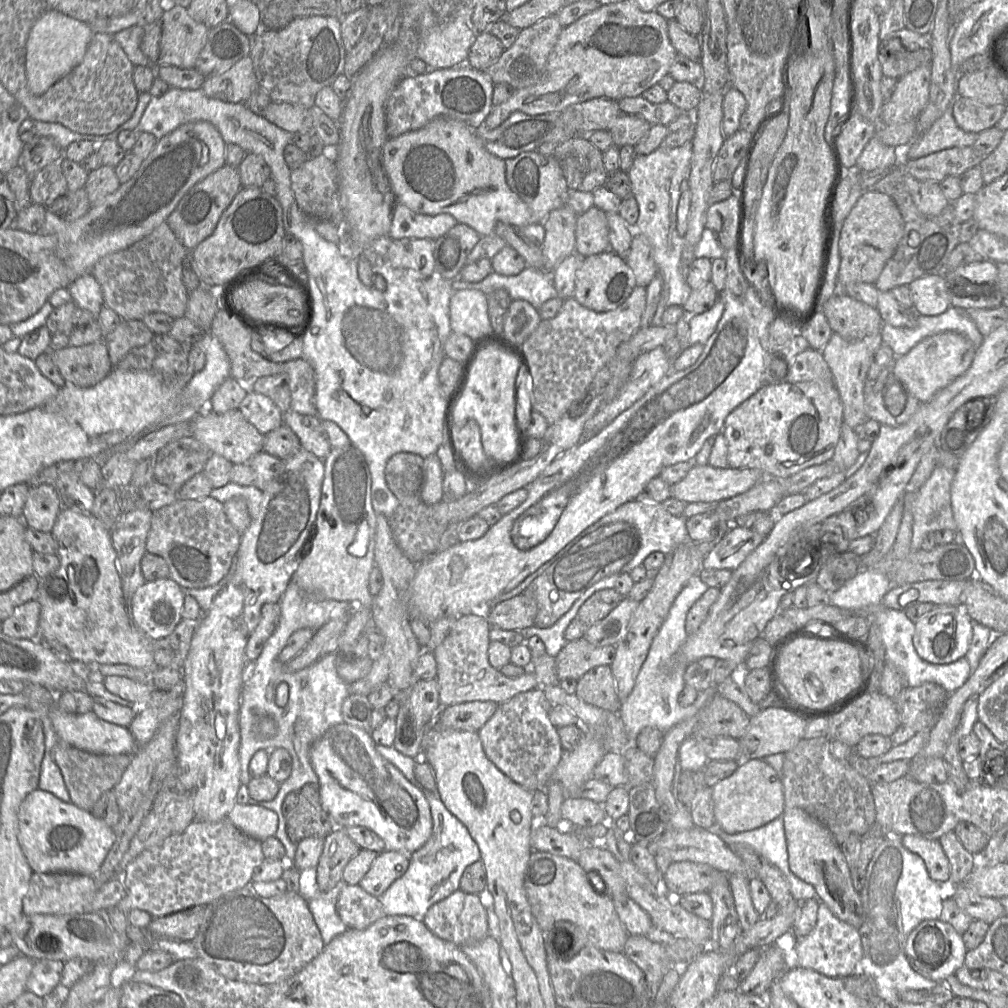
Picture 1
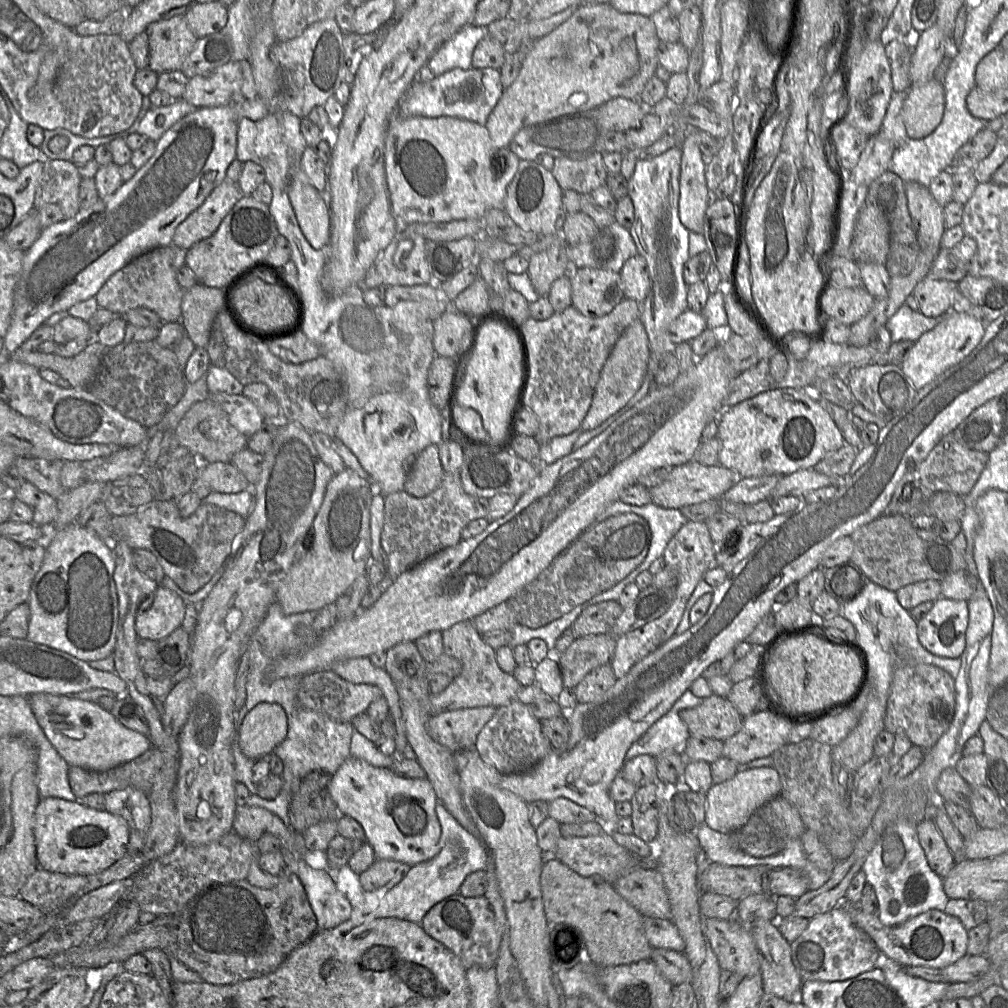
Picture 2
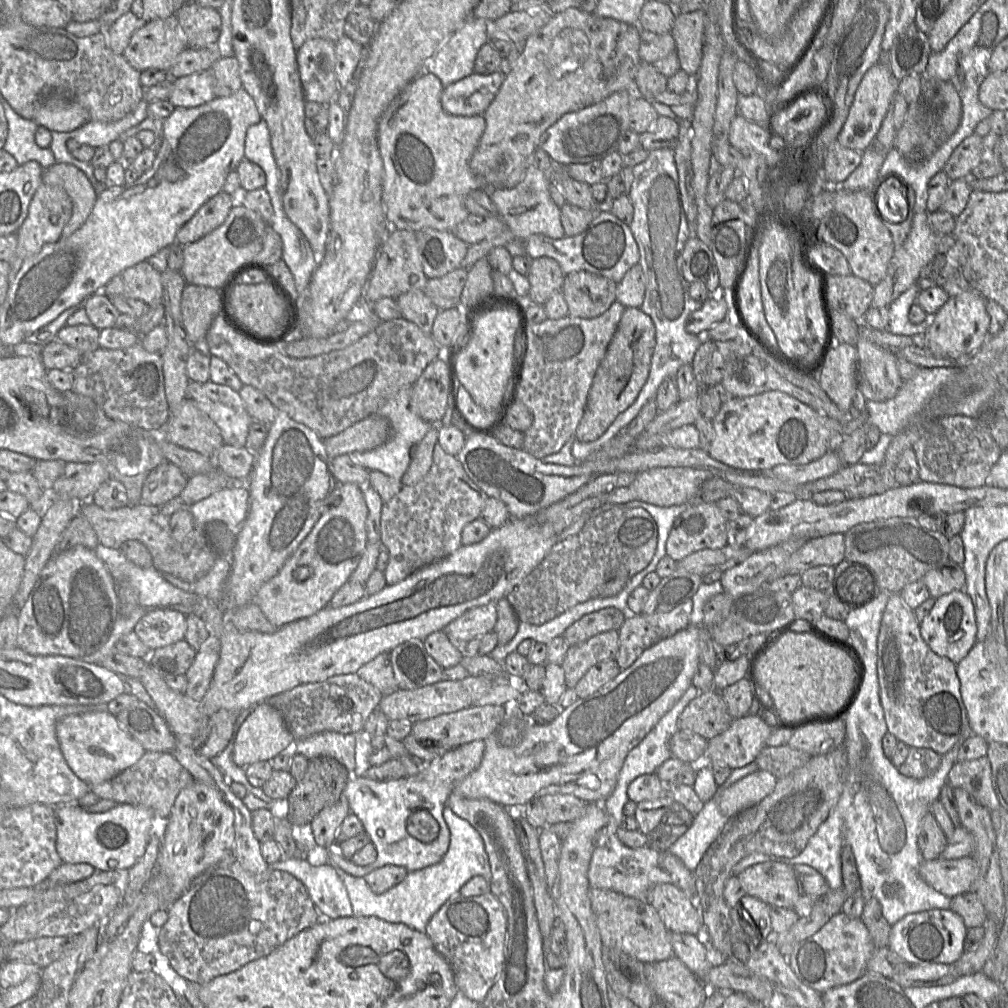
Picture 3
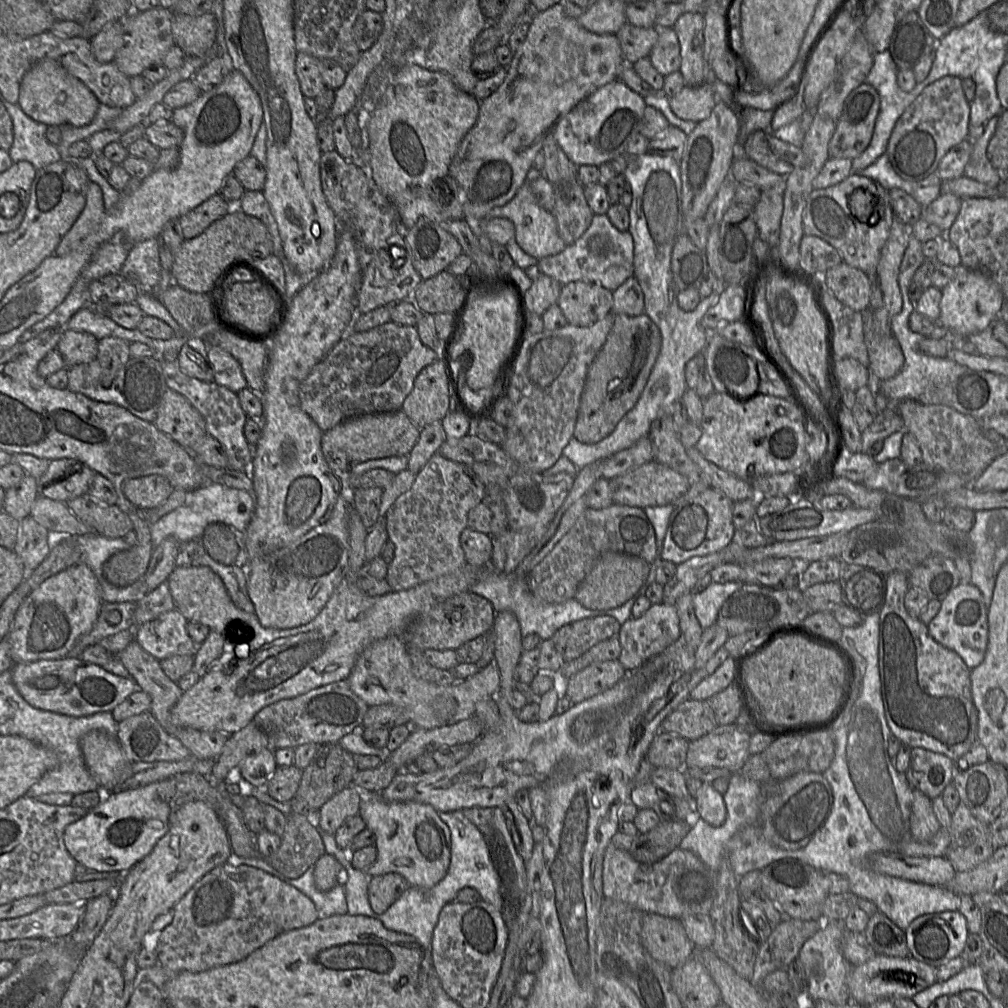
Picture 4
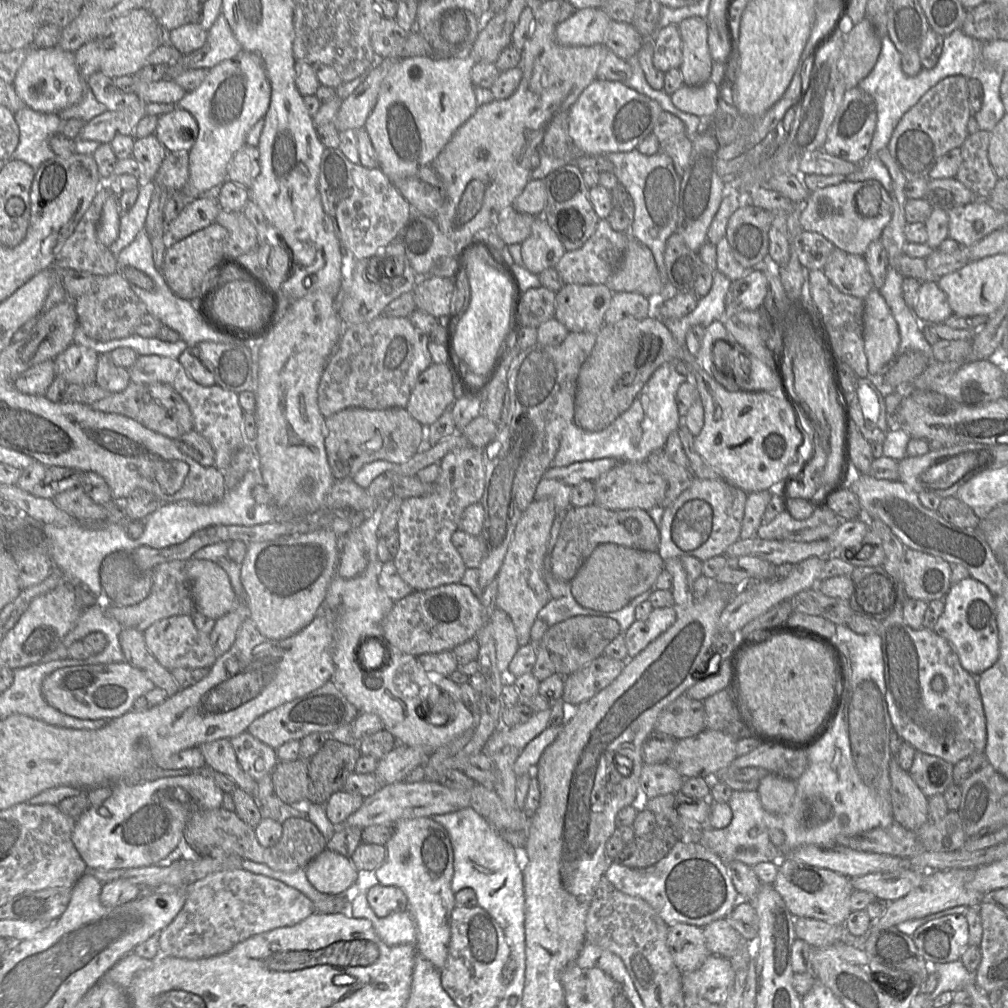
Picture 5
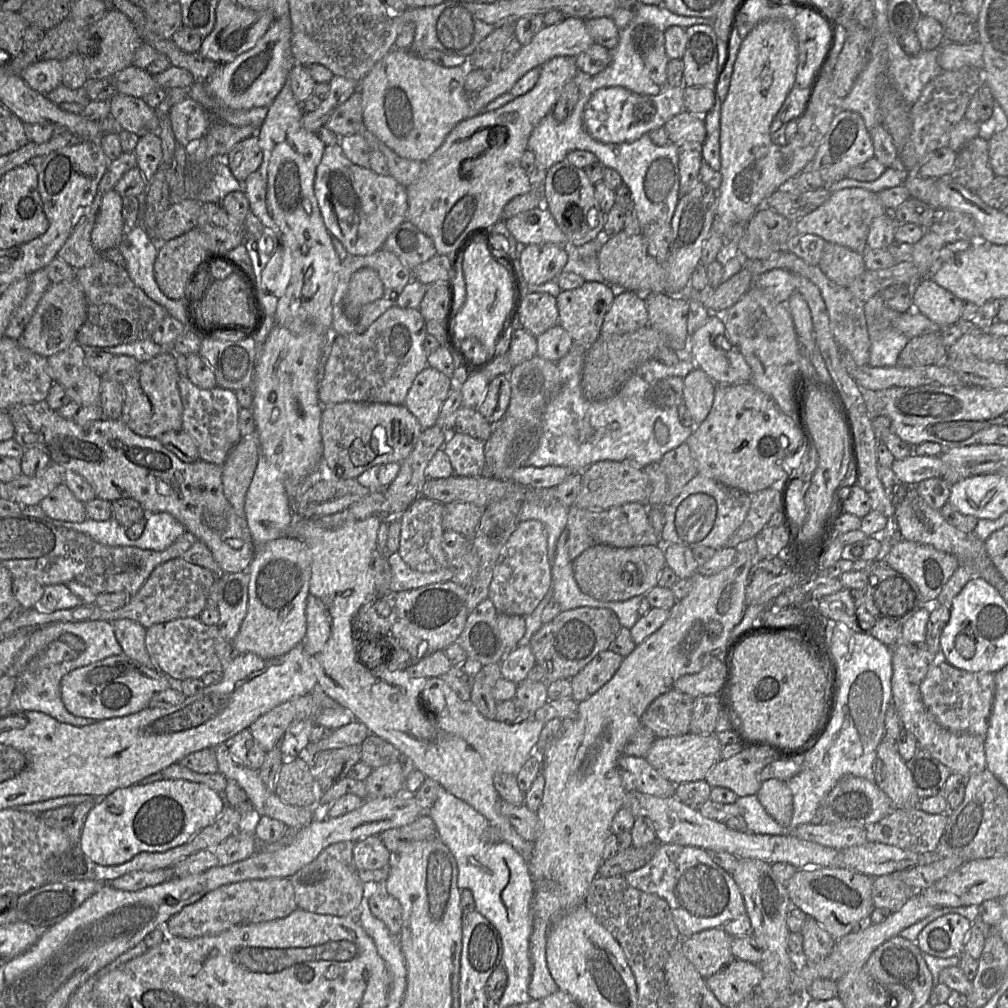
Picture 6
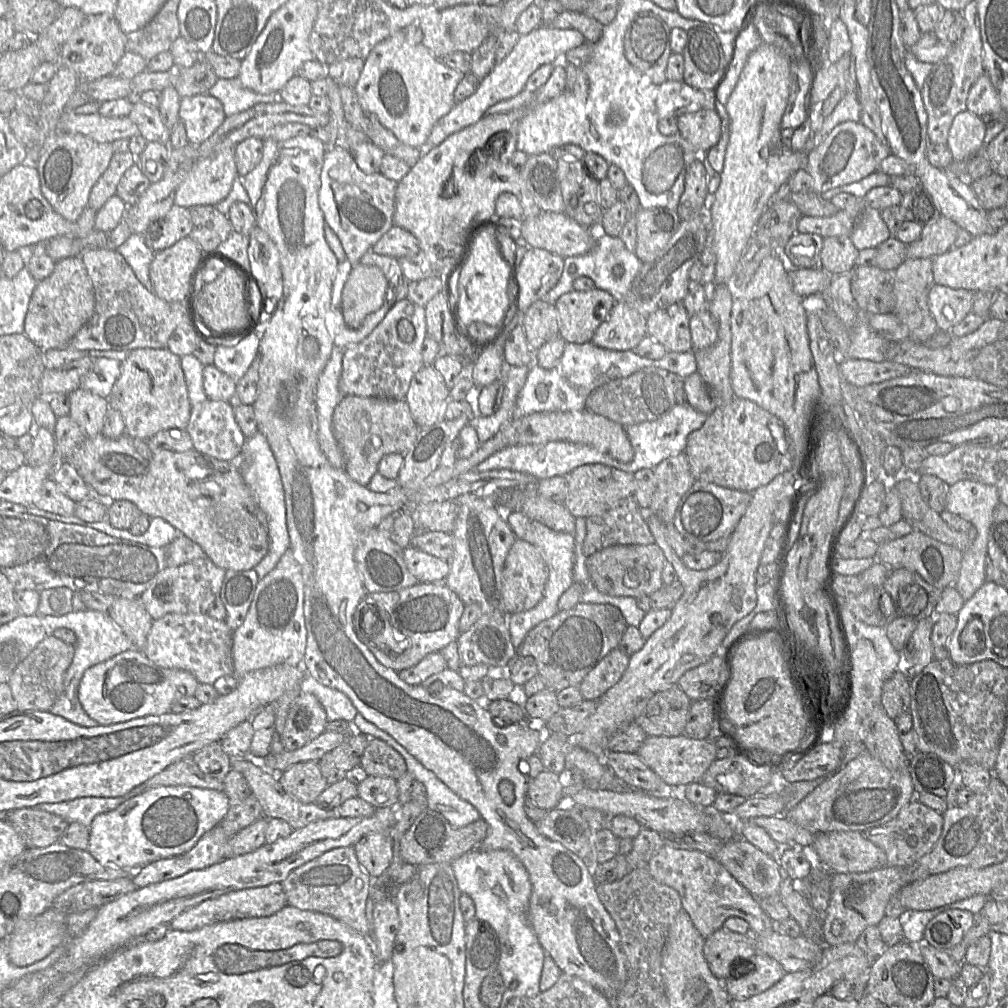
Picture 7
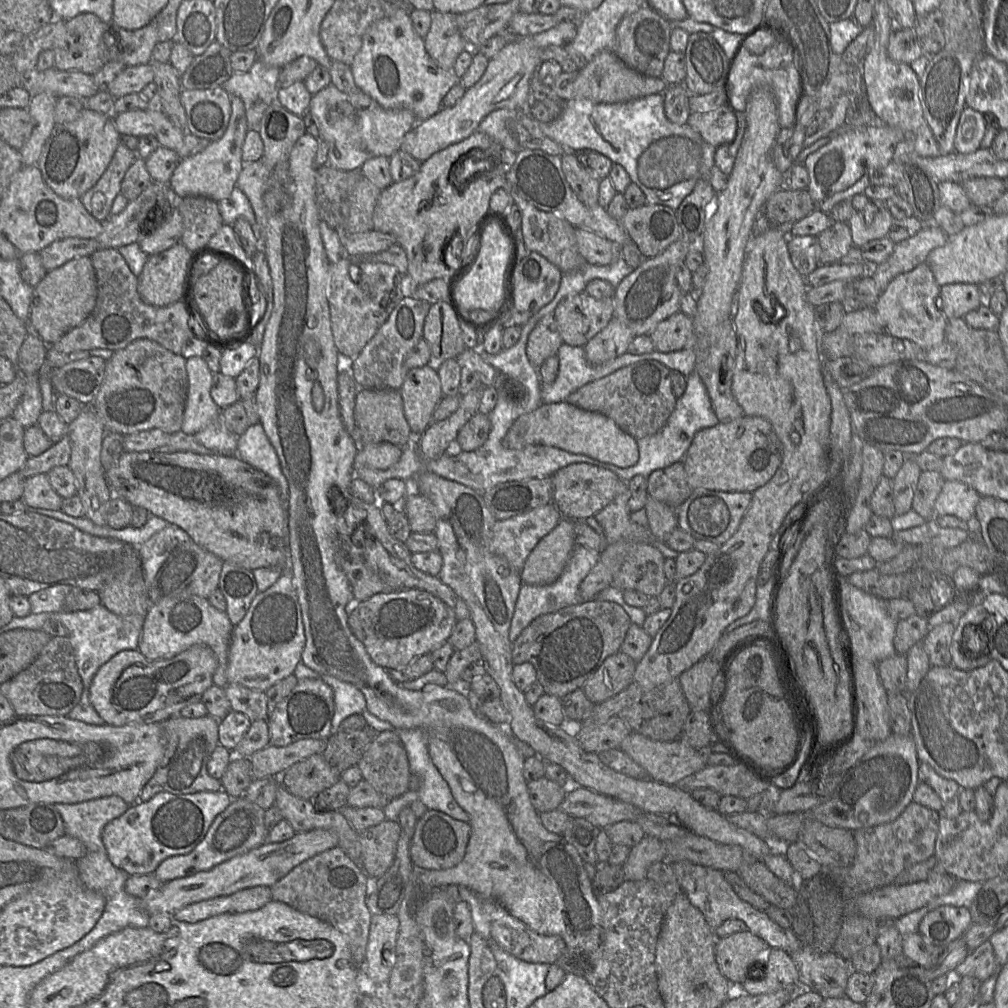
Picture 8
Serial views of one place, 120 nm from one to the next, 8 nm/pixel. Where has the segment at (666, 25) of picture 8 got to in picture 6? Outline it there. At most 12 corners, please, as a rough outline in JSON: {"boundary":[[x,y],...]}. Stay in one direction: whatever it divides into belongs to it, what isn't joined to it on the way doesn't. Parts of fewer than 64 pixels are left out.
{"boundary":[[642,25],[634,45],[647,74],[666,85],[669,61],[664,32]]}

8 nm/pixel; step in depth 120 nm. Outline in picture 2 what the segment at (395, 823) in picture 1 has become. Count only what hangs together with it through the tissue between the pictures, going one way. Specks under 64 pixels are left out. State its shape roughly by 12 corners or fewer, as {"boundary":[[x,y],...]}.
{"boundary":[[351,756],[332,775],[340,816],[377,859],[413,866],[440,851],[438,799]]}

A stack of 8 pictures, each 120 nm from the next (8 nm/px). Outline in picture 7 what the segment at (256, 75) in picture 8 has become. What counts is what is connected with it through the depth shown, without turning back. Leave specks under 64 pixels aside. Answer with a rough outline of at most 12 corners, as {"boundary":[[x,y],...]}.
{"boundary":[[238,77],[219,78],[208,94],[222,103],[226,117],[257,104],[278,93],[260,94]]}

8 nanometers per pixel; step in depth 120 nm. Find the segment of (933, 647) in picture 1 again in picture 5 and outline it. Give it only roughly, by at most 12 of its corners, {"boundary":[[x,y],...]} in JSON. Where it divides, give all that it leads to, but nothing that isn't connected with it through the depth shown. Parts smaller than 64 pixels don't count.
{"boundary":[[969,577],[933,631],[974,676],[999,658],[996,605]]}

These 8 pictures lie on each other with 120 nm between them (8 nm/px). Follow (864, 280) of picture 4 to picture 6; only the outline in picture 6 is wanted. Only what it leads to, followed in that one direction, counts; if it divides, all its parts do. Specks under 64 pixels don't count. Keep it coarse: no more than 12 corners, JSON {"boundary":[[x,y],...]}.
{"boundary":[[825,243],[819,267],[846,288],[866,270],[863,254]]}

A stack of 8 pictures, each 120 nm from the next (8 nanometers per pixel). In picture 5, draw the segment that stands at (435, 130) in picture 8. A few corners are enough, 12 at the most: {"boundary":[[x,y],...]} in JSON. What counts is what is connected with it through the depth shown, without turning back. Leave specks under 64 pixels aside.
{"boundary":[[602,8],[576,9],[558,23],[564,46],[604,44],[611,21]]}

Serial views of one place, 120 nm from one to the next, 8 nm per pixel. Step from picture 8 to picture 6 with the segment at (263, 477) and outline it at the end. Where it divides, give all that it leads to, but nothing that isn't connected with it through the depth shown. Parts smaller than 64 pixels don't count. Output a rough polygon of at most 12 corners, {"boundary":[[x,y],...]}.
{"boundary":[[45,405],[7,410],[97,498],[167,512],[222,574],[255,544],[222,466],[180,460],[121,419],[78,425]]}

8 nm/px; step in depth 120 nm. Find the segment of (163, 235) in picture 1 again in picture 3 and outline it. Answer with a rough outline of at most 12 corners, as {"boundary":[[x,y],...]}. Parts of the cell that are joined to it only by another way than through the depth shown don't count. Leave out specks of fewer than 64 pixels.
{"boundary":[[147,260],[112,278],[101,292],[157,305],[161,273]]}

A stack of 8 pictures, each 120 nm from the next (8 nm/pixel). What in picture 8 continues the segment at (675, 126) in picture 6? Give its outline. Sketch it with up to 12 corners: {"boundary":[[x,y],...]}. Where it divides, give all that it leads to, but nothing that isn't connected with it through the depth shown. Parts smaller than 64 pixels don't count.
{"boundary":[[728,103],[690,113],[687,124],[715,147],[731,142],[737,117]]}

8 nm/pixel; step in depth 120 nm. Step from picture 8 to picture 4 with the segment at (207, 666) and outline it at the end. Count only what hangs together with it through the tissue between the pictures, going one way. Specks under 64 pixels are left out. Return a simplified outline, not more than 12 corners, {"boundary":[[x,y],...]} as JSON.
{"boundary":[[81,658],[14,663],[29,705],[111,712],[141,690]]}

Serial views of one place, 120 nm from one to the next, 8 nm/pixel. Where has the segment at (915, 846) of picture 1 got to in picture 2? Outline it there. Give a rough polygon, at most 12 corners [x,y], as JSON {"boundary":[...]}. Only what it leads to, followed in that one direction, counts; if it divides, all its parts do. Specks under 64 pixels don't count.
{"boundary":[[935,821],[916,831],[929,866],[941,878],[956,861]]}

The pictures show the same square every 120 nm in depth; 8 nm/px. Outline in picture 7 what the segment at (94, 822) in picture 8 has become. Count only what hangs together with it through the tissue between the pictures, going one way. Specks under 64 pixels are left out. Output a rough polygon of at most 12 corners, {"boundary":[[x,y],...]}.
{"boundary":[[126,796],[80,797],[32,808],[89,828]]}

